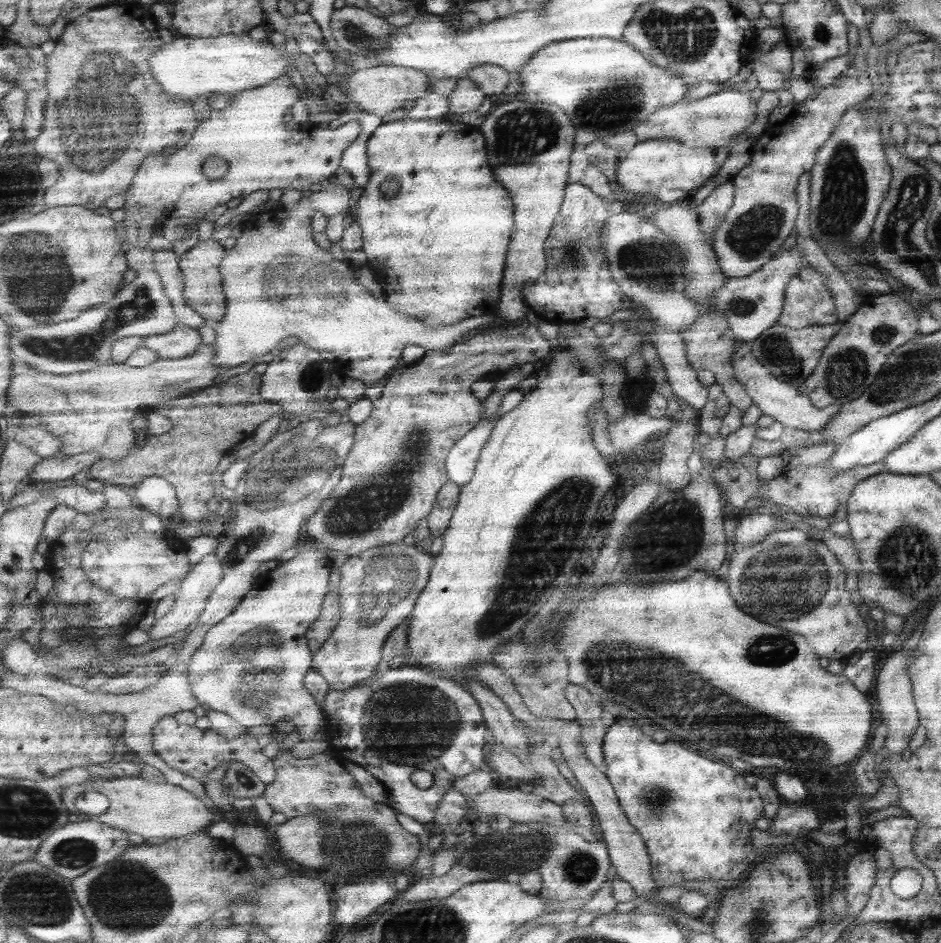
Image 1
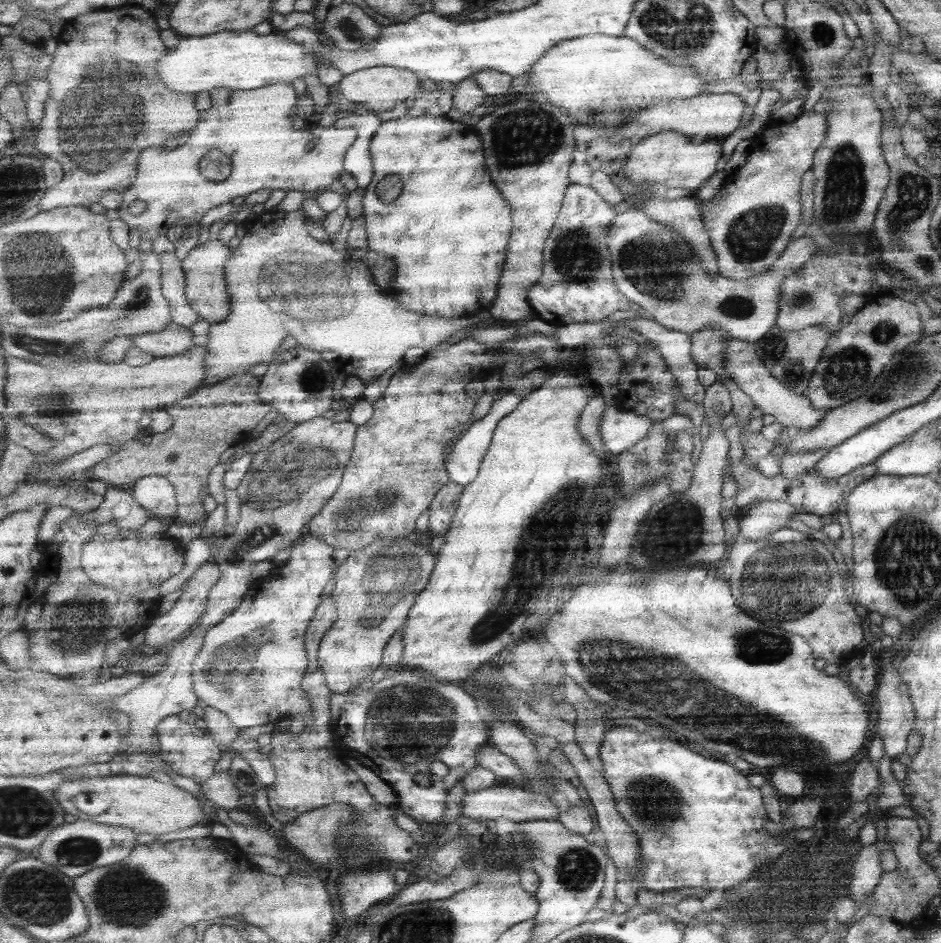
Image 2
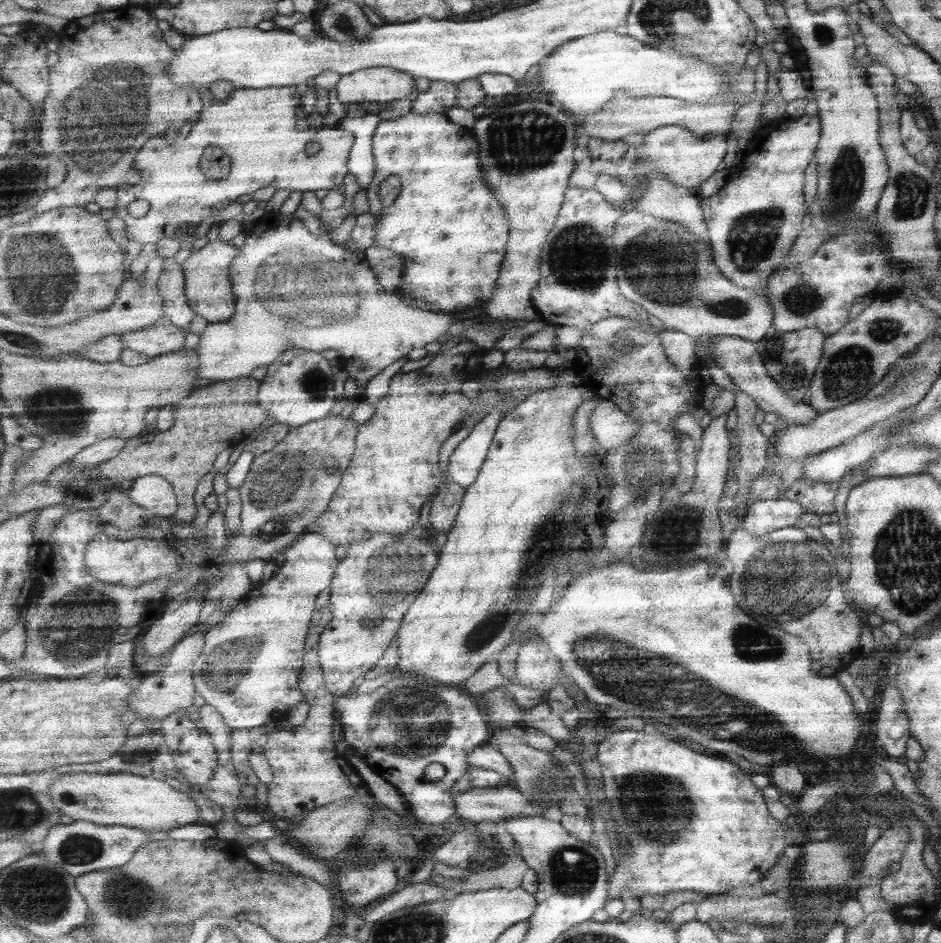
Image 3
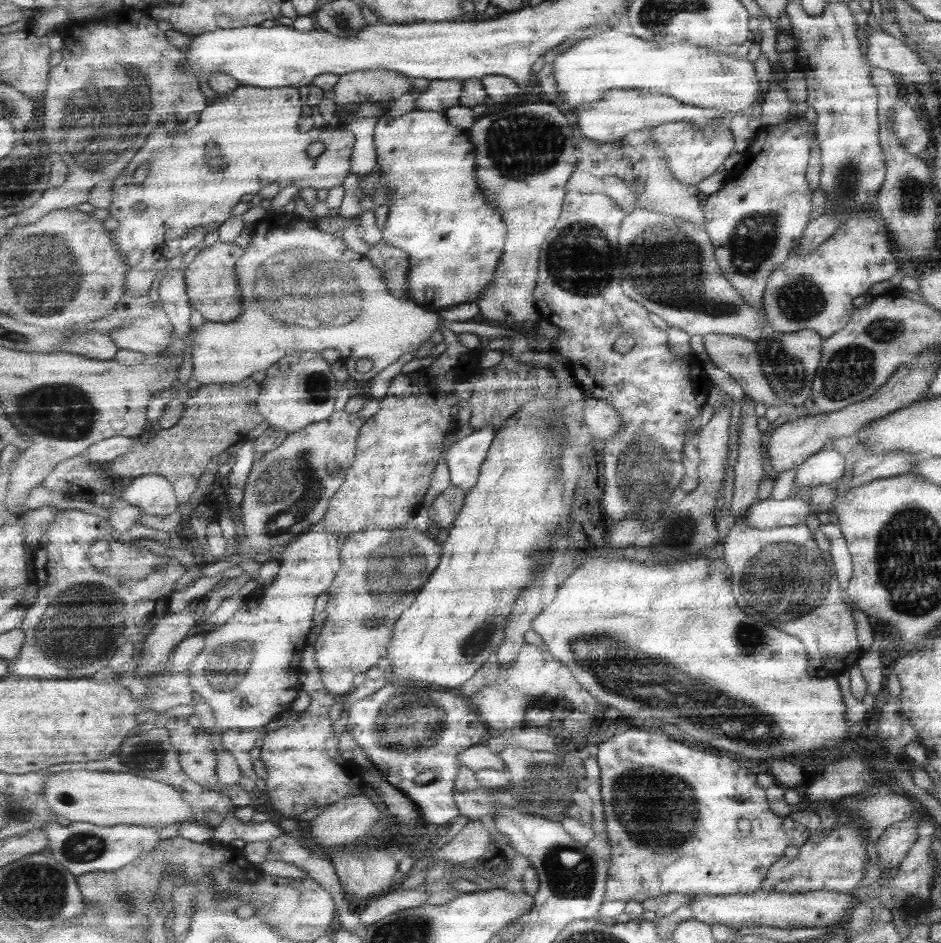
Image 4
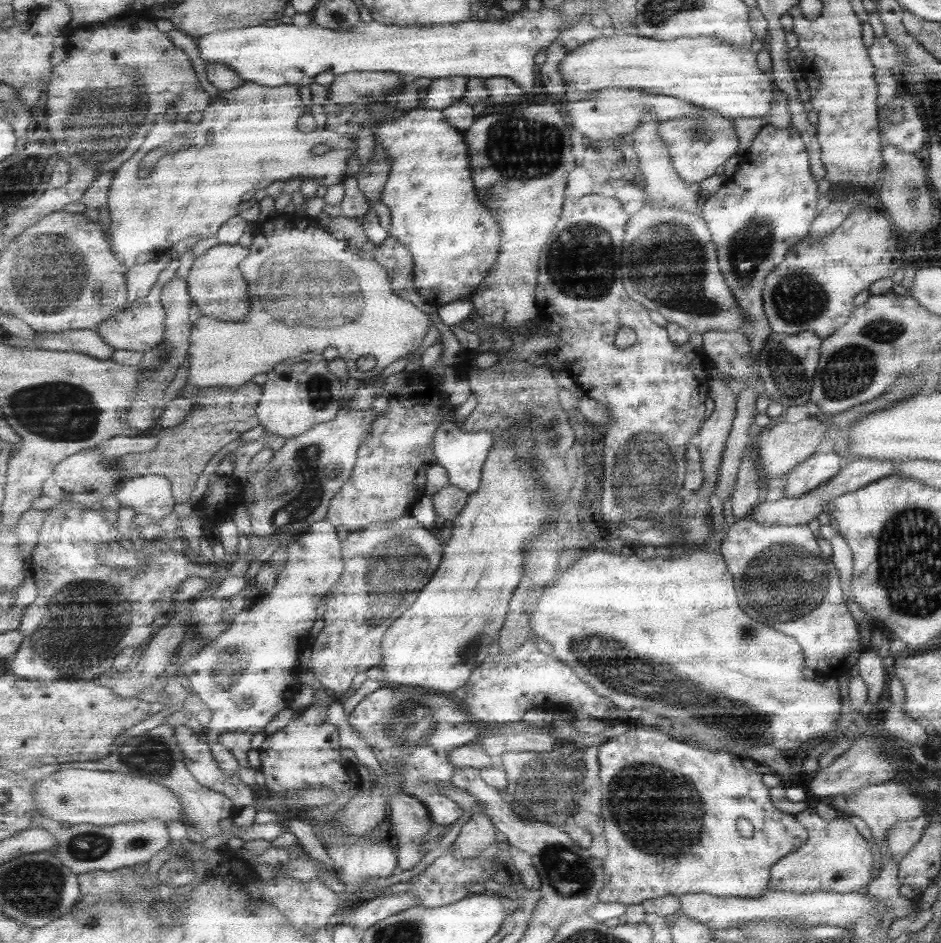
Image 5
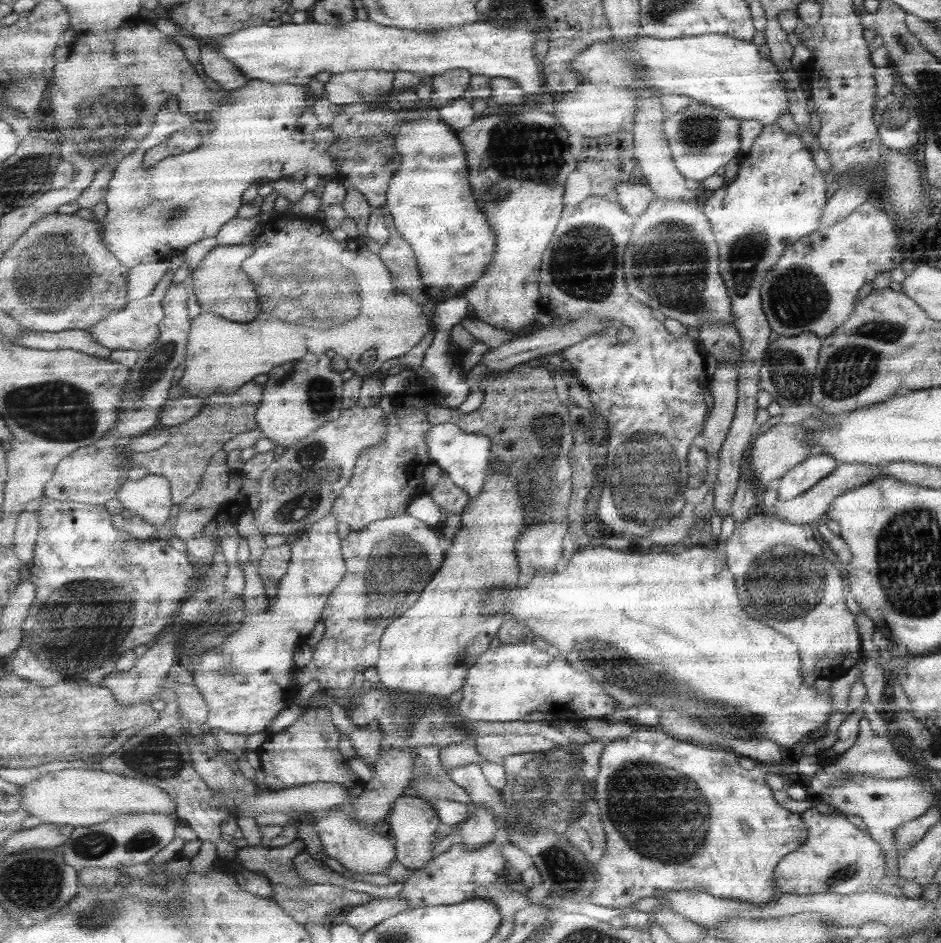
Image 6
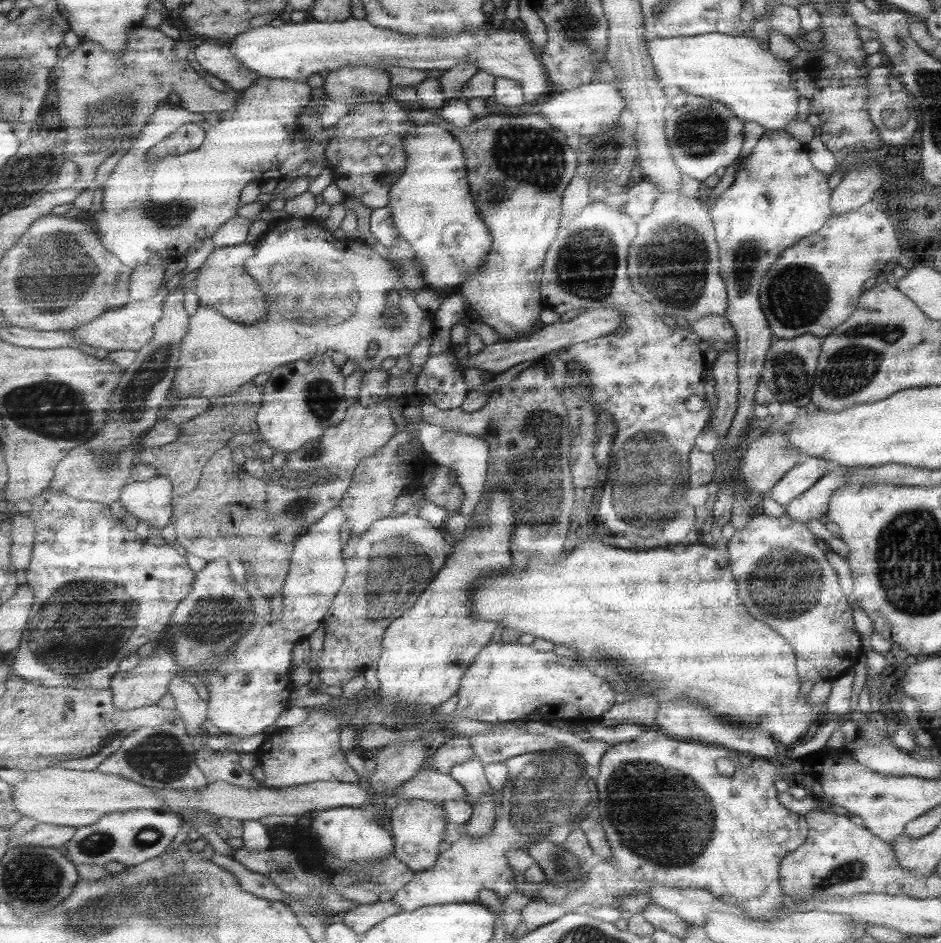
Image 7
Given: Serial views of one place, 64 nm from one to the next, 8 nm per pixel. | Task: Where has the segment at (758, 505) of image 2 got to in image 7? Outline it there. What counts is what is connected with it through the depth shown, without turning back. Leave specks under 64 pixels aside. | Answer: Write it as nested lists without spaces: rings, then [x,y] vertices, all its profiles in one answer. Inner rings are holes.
[[[833,466],[831,474],[821,476],[811,488],[807,488],[799,498],[791,500],[791,504],[785,506],[785,516],[789,516],[795,522],[811,522],[811,520],[819,520],[821,514],[827,512],[829,508],[829,498],[831,494],[845,486],[845,474],[851,468],[841,468],[841,466]]]

